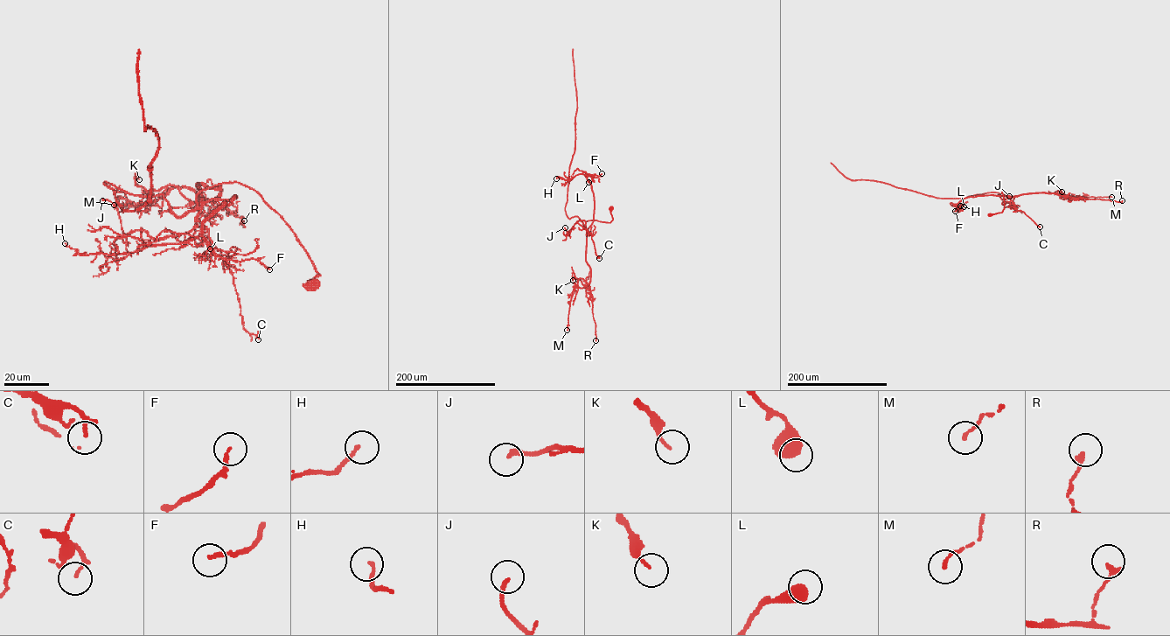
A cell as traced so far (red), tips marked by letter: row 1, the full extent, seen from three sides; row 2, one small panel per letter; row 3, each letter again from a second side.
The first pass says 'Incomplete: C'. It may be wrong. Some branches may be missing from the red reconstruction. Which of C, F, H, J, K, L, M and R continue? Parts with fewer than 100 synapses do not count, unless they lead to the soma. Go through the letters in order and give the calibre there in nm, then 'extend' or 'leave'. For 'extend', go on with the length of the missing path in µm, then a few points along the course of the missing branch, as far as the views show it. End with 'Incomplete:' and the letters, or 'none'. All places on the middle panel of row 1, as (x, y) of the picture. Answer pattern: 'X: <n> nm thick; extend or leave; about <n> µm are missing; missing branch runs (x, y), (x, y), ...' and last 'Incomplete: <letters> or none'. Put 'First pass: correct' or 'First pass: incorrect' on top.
First pass: incorrect
C: 150 nm thick; leave
F: 180 nm thick; leave
H: 140 nm thick; leave
J: 190 nm thick; leave
K: 120 nm thick; leave
L: 650 nm thick; leave
M: 130 nm thick; leave
R: 220 nm thick; leave
Incomplete: none

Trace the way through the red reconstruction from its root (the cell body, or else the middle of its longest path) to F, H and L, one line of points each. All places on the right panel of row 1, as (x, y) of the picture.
F: (990, 214), (1001, 213), (1004, 208), (1002, 192), (1011, 197), (967, 197), (957, 204), (955, 211)
H: (990, 214), (1004, 208), (1002, 192), (1011, 197), (968, 197), (956, 206), (962, 208), (960, 206)
L: (990, 214), (1001, 213), (1004, 208), (1002, 192), (1011, 197), (968, 197), (957, 204), (957, 208), (964, 206)

